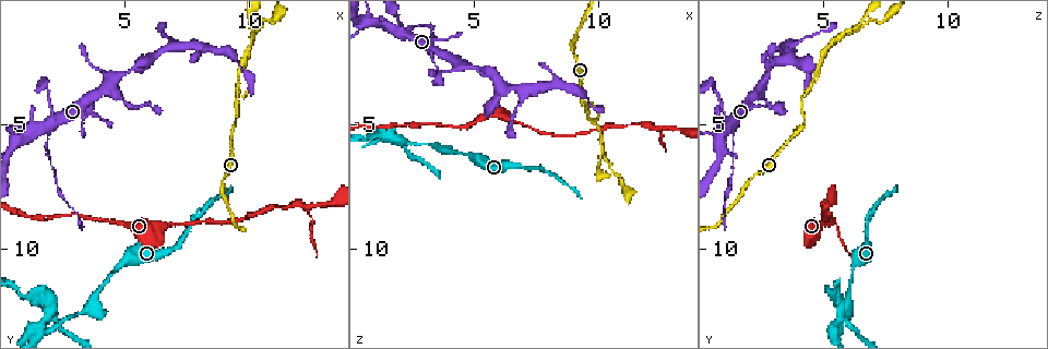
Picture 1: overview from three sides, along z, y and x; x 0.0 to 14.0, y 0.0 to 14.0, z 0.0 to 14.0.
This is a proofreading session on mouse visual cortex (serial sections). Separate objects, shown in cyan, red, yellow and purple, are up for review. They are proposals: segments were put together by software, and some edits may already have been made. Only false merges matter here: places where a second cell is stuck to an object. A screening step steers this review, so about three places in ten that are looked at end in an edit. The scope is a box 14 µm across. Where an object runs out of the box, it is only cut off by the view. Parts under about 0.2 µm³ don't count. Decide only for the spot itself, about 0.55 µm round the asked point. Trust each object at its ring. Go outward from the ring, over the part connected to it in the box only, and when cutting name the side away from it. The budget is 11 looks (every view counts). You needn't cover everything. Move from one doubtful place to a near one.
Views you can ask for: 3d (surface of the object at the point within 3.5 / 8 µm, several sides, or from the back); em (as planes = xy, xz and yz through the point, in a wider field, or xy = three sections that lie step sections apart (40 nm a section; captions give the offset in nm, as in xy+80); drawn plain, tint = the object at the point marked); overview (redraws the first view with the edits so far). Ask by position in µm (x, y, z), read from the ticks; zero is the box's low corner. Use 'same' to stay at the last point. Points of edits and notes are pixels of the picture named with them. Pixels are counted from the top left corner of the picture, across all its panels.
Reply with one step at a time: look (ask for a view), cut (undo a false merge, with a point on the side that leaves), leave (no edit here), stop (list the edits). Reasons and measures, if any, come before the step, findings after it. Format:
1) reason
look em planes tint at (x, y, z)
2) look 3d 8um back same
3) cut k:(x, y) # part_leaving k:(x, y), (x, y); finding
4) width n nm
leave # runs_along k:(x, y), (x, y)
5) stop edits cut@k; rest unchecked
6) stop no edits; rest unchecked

a fork
look 3d 3.5um at (10.1, 1.2, 6.2)

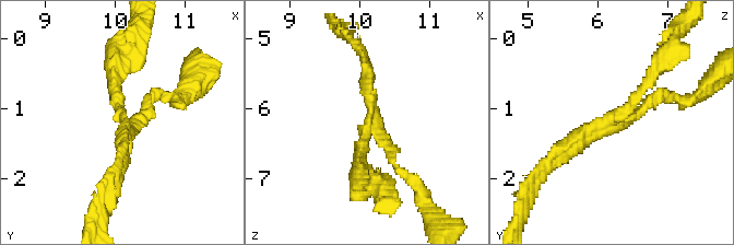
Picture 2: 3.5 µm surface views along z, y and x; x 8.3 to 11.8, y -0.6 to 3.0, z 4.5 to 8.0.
now the EM
look em xy step 2 tint at (10.20, 1.25, 6.15)

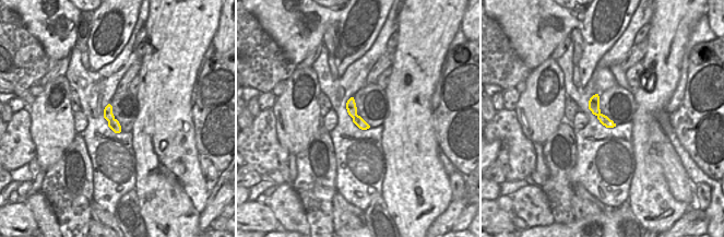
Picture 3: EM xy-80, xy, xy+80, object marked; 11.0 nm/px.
arm_widths 150, 150, 200 nm
cut 2:(654, 98) # a second cell is stuck on

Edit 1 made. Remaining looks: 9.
look 3d 3.5um back at (6.0, 2.3, 3.4)

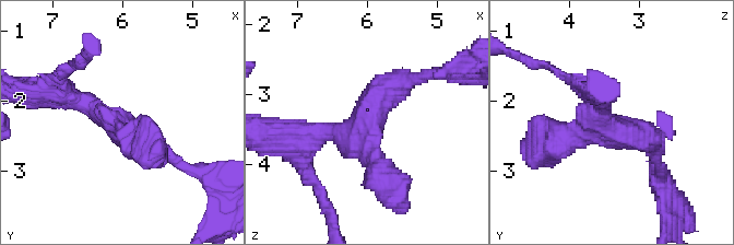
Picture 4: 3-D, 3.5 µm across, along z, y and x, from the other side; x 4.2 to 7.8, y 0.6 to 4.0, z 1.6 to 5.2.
shape alone is not enough
look em xy step 3 tint at (6.10, 2.35, 3.45)

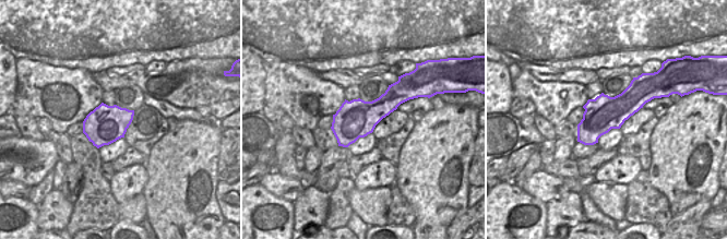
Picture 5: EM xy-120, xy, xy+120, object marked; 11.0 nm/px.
width 420 nm
leave # runs_along 4:(161, 148), (57, 91); all the same cell

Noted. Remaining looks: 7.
thick turns thin
look 3d 3.5um at (2.1, 4.6, 1.1)

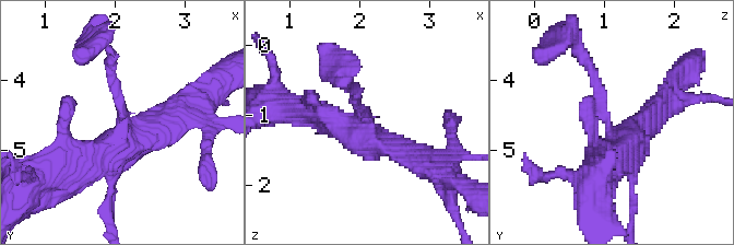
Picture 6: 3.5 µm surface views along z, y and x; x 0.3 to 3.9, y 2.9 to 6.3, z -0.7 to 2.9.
arms 3; arm_widths 150, 350, 400 nm
look em xy step 2 plain at (2.05, 4.55, 1.05)

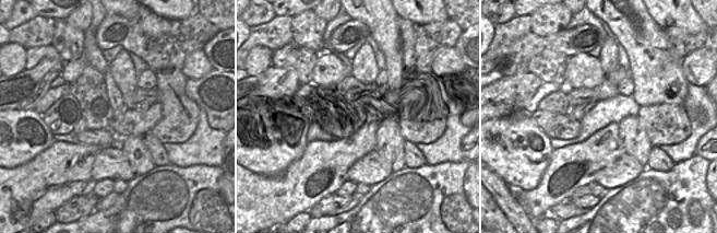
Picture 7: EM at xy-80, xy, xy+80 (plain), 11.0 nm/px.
with the object marked
look em xy step 2 tint same

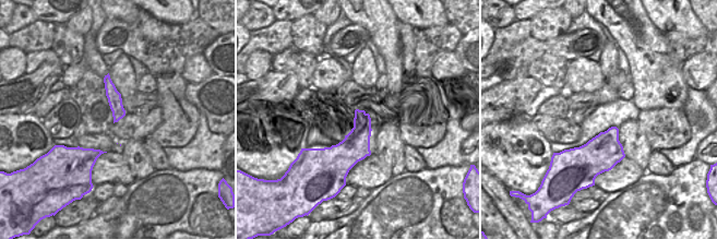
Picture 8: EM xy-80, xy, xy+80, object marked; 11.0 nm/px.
leave # continuous, no second cell

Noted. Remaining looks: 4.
stop edits cut@2; rest unchecked

